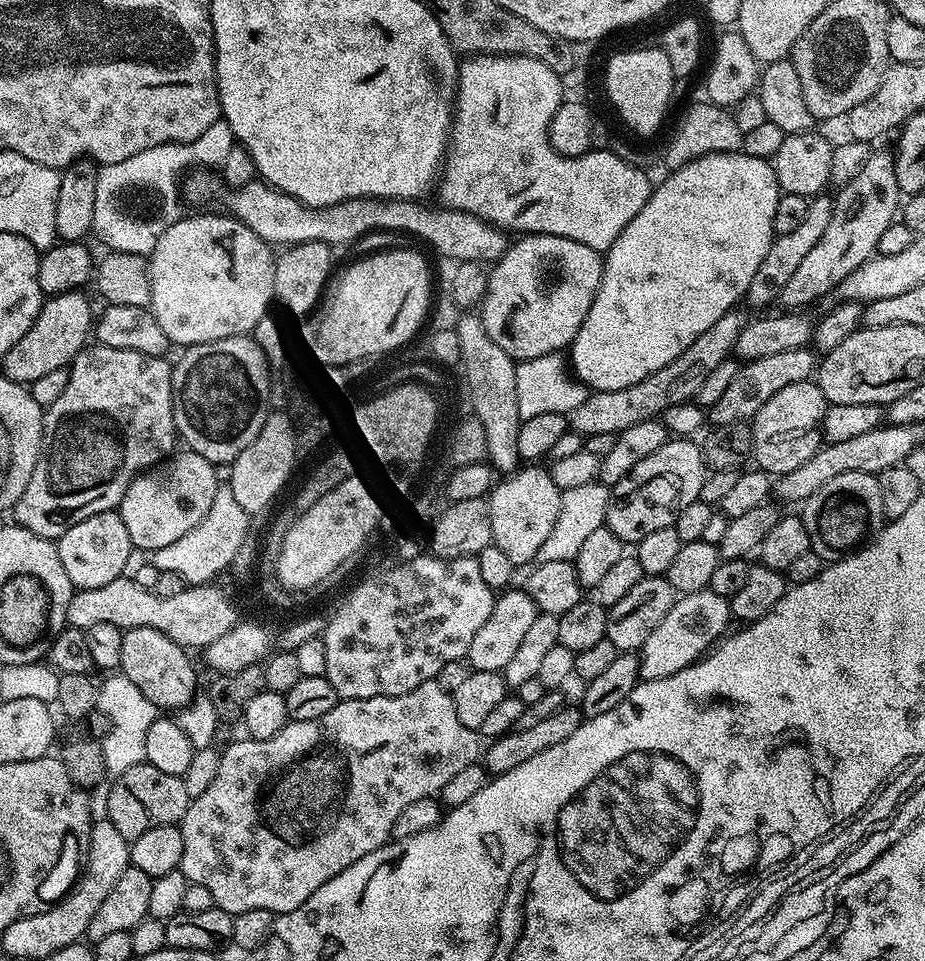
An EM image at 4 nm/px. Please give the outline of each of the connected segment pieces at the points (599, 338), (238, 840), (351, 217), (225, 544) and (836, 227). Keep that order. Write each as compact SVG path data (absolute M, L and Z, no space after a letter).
M743 150L719 152L694 158L686 166L669 171L667 175L668 177L661 184L657 183L653 187L646 206L642 206L642 210L638 210L638 214L630 218L626 230L622 230L622 234L618 234L616 241L608 248L602 260L604 272L600 275L600 285L594 294L594 302L570 345L571 371L581 384L587 384L589 389L597 392L622 390L626 386L634 386L634 382L642 382L642 378L654 374L654 370L662 370L662 366L674 362L674 358L678 358L682 350L694 346L694 342L698 342L698 338L702 338L702 334L706 334L706 330L710 330L710 326L714 326L714 322L718 322L722 314L733 311L739 305L736 303L739 300L741 303L747 297L750 281L754 279L754 274L758 274L758 266L762 266L762 258L766 258L766 250L770 250L774 239L772 231L774 210L778 210L782 193L778 186L778 178L769 161L754 158Z
M439 679L422 682L410 694L398 694L397 696L379 696L369 700L340 700L327 714L322 714L322 718L310 718L310 722L291 721L274 738L265 740L254 740L243 738L237 744L232 744L228 749L220 752L218 762L218 774L214 782L198 798L188 801L186 814L181 818L178 825L182 834L182 862L179 871L187 878L189 884L206 886L210 890L210 895L214 897L216 907L224 912L230 912L233 916L242 914L246 910L270 910L273 914L298 910L322 882L330 882L334 874L342 874L358 858L366 858L374 850L378 850L383 844L392 840L394 822L406 806L413 802L418 802L418 798L427 796L435 797L458 774L465 766L477 763L482 756L482 740L477 729L470 726L462 726L462 721L458 719L458 714L454 711L451 691L440 685Z
M259 178L227 194L227 211L246 226L250 226L250 230L254 230L258 238L273 246L291 246L306 242L337 246L336 244L348 244L367 232L385 228L388 232L409 232L410 235L425 240L430 247L437 248L444 256L449 256L452 262L495 262L502 258L510 243L509 233L491 224L489 220L457 208L427 208L420 200L381 200L375 196L360 196L356 200L343 200L337 204L315 208L298 202L298 198L290 194L279 192Z
M217 491L212 497L212 504L206 510L206 514L198 522L198 526L186 530L186 534L170 542L170 546L162 546L157 552L151 553L150 563L159 572L178 574L178 578L182 578L185 585L207 585L215 581L231 564L238 546L246 540L249 525L249 513L244 512L242 506L238 506L238 502L234 502L231 492Z
M869 151L866 162L835 193L832 205L834 214L830 218L830 226L826 226L826 234L810 249L810 254L794 270L794 275L782 286L782 294L778 301L784 310L804 310L807 304L820 300L828 291L839 289L846 274L854 274L862 262L866 262L876 255L878 237L886 226L894 223L898 212L898 205L902 200L902 193L898 182L894 178L894 162L892 152Z

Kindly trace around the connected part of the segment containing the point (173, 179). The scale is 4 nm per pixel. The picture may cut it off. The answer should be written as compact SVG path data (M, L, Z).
M222 118L214 122L214 126L209 126L198 138L194 138L185 144L163 144L162 146L150 146L150 150L142 150L139 154L134 154L123 162L110 162L101 164L96 169L96 185L94 186L94 222L92 223L91 235L97 236L108 252L125 252L126 254L138 254L147 257L154 250L162 231L162 224L156 220L143 220L140 216L128 212L124 205L124 196L131 192L157 192L160 196L177 195L178 185L182 177L189 170L216 170L219 169L220 161L230 154L234 147L234 137L230 126Z

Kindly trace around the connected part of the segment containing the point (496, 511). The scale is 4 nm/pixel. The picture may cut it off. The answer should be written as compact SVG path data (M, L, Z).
M521 466L507 473L490 493L492 544L512 564L531 565L558 518L561 490L547 467L534 467L538 466Z

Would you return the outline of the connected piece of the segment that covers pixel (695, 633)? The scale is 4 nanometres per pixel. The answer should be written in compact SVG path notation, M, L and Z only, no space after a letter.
M707 587L697 592L677 595L674 606L670 606L670 614L658 622L657 628L650 633L650 638L646 638L638 650L640 679L657 680L679 676L683 668L693 667L729 631L728 624L730 625L729 597L714 594Z

